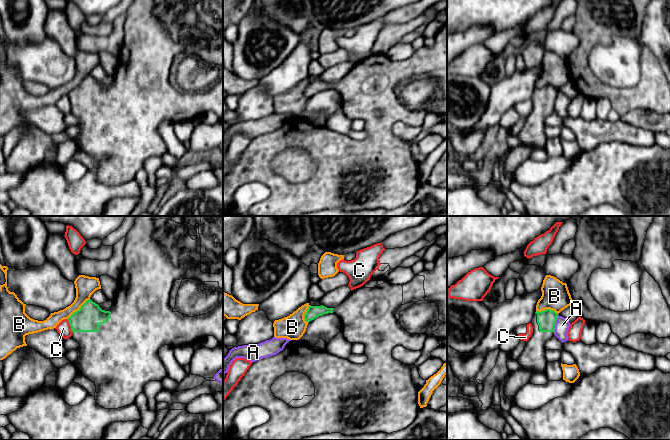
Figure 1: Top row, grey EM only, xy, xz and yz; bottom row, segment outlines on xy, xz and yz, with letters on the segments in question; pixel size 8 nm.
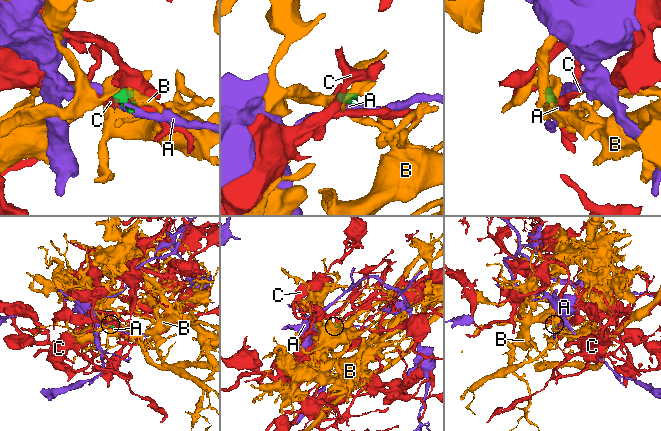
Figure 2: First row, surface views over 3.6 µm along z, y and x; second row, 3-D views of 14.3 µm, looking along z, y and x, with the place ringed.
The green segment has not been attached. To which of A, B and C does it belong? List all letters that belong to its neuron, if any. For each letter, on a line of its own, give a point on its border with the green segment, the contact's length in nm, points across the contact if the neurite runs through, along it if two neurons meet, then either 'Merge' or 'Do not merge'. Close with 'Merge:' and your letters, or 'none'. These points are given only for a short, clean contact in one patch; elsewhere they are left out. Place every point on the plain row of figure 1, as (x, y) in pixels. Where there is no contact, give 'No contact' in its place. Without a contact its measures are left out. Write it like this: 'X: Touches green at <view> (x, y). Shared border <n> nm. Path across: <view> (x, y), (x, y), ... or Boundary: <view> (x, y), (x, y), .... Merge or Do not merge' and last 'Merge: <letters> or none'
A: Touches green at yz (554, 100). Shared border 150 nm. Boundary: yz (558, 91), (553, 108). Do not merge
B: Touches green at xy (79, 85). Shared border 240 nm. Boundary: xy (89, 74), (67, 94). Do not merge
C: Touches green at xy (70, 101). Shared border 120 nm. Boundary: xy (67, 95), (72, 108). Do not merge
Merge: none

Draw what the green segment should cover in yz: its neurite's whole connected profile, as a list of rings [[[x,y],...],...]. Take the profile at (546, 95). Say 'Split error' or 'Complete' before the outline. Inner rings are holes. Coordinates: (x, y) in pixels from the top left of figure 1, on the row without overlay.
Split error. [[[550,85],[535,88],[531,98],[533,109],[517,136],[521,144],[509,147],[505,156],[504,169],[513,180],[518,167],[530,159],[533,150],[545,149],[548,138],[545,119],[554,112],[557,93],[558,90]]]

